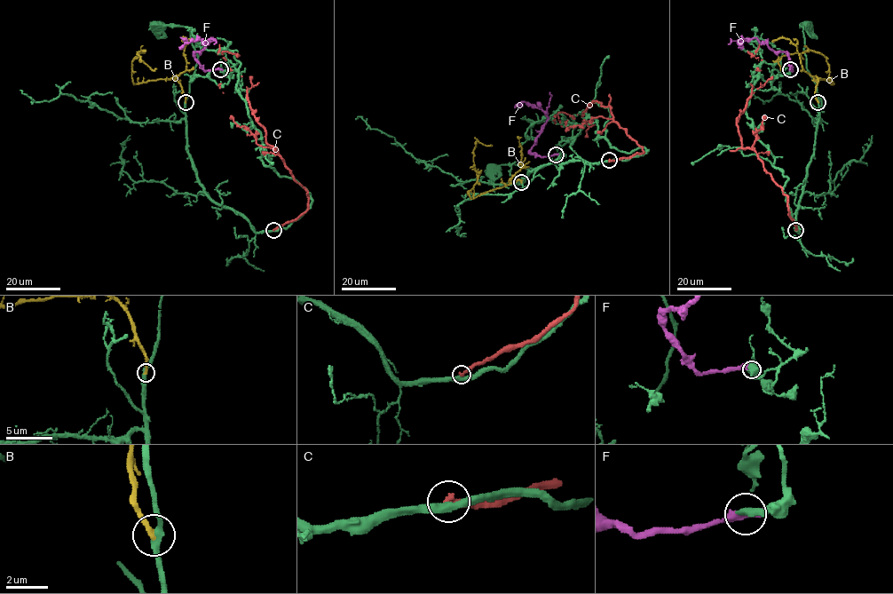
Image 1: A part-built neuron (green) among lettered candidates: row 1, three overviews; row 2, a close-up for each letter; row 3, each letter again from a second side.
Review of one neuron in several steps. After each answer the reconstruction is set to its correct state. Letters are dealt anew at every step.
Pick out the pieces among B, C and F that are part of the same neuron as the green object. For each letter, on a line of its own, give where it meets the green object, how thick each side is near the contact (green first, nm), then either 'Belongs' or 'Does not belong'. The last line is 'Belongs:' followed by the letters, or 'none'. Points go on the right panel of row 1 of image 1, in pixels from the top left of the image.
B: Touches green at (817, 102). Thickness 320 nm (green) against 260 nm. Belongs
C: Touches green at (795, 230). Thickness 380 nm (green) against 280 nm. Does not belong
F: Touches green at (790, 69). Thickness 300 nm (green) against 550 nm. Does not belong
Belongs: B

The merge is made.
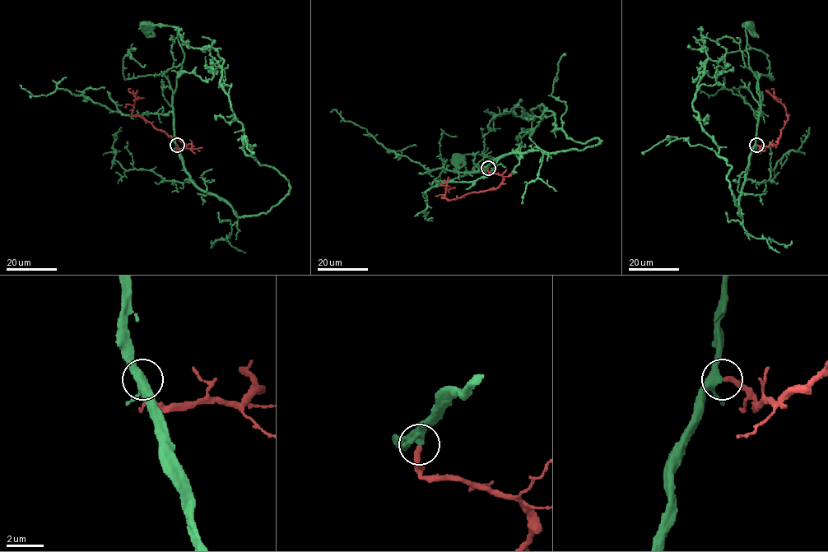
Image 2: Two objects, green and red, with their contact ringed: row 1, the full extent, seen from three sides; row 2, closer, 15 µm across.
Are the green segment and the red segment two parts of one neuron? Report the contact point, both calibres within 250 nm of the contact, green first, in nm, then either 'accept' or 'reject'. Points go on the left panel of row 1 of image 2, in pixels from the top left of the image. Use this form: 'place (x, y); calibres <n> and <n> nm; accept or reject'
place (177, 145); calibres 360 and 320 nm; accept

